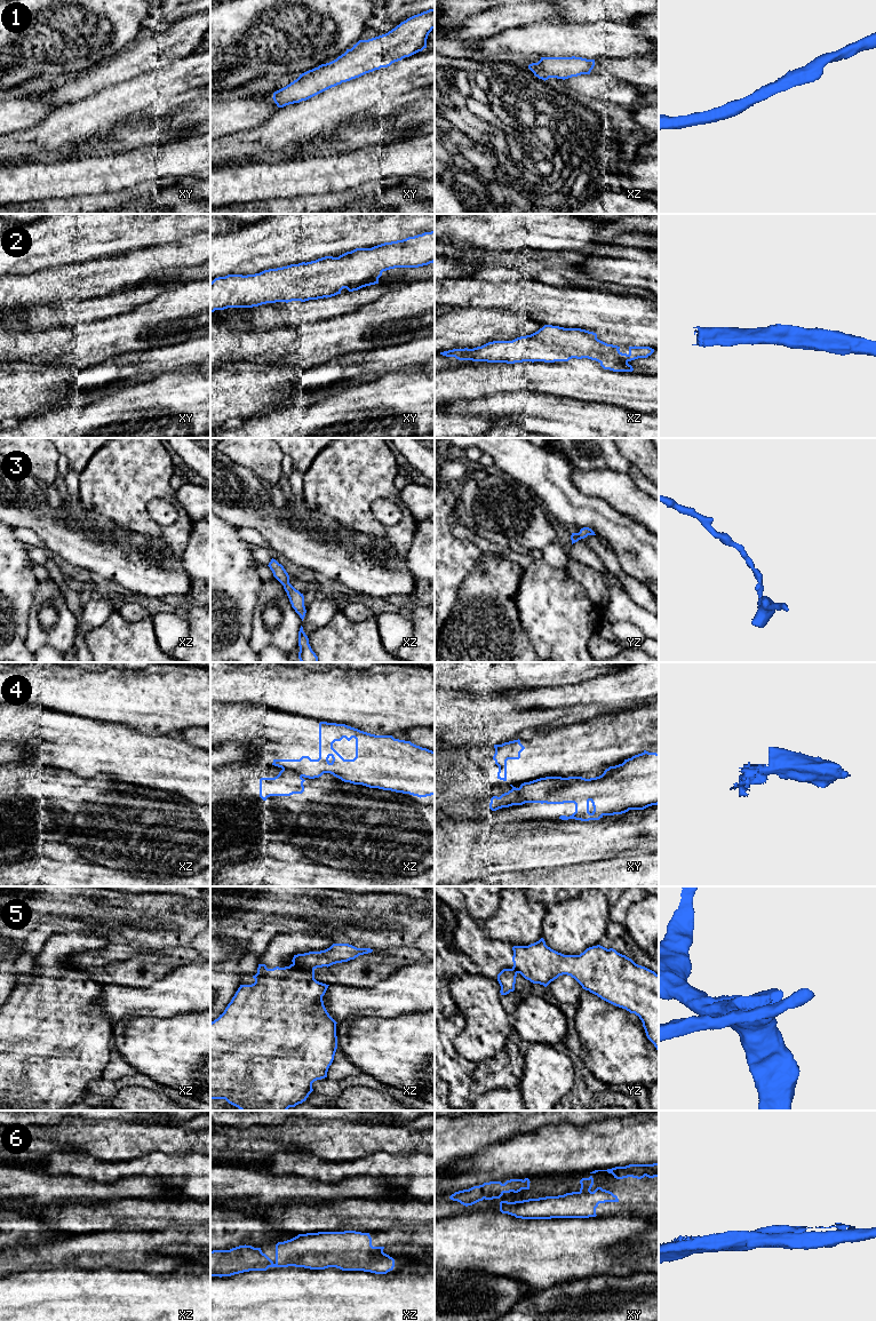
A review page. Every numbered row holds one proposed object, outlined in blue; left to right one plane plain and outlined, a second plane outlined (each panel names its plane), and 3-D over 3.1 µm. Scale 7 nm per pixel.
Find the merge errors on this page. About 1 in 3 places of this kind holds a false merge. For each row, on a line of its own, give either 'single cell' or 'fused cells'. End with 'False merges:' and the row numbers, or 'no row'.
1: single cell
2: single cell
3: single cell
4: fused cells
5: fused cells
6: single cell
False merges: 4, 5

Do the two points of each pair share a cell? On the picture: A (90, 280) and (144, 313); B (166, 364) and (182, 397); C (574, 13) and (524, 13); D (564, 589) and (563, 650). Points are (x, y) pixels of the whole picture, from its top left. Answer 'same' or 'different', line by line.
A: different
B: different
C: different
D: same

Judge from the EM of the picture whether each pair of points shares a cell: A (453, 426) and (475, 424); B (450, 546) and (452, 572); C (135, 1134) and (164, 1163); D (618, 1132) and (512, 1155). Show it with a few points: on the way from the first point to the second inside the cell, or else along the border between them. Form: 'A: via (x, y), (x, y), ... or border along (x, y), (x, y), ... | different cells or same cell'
A: via (459, 426), (469, 426) | same cell
B: via (450, 552), (450, 565) | same cell
C: border along (178, 1154), (151, 1152), (127, 1161) | different cells
D: via (591, 1147), (555, 1148), (539, 1152) | same cell

